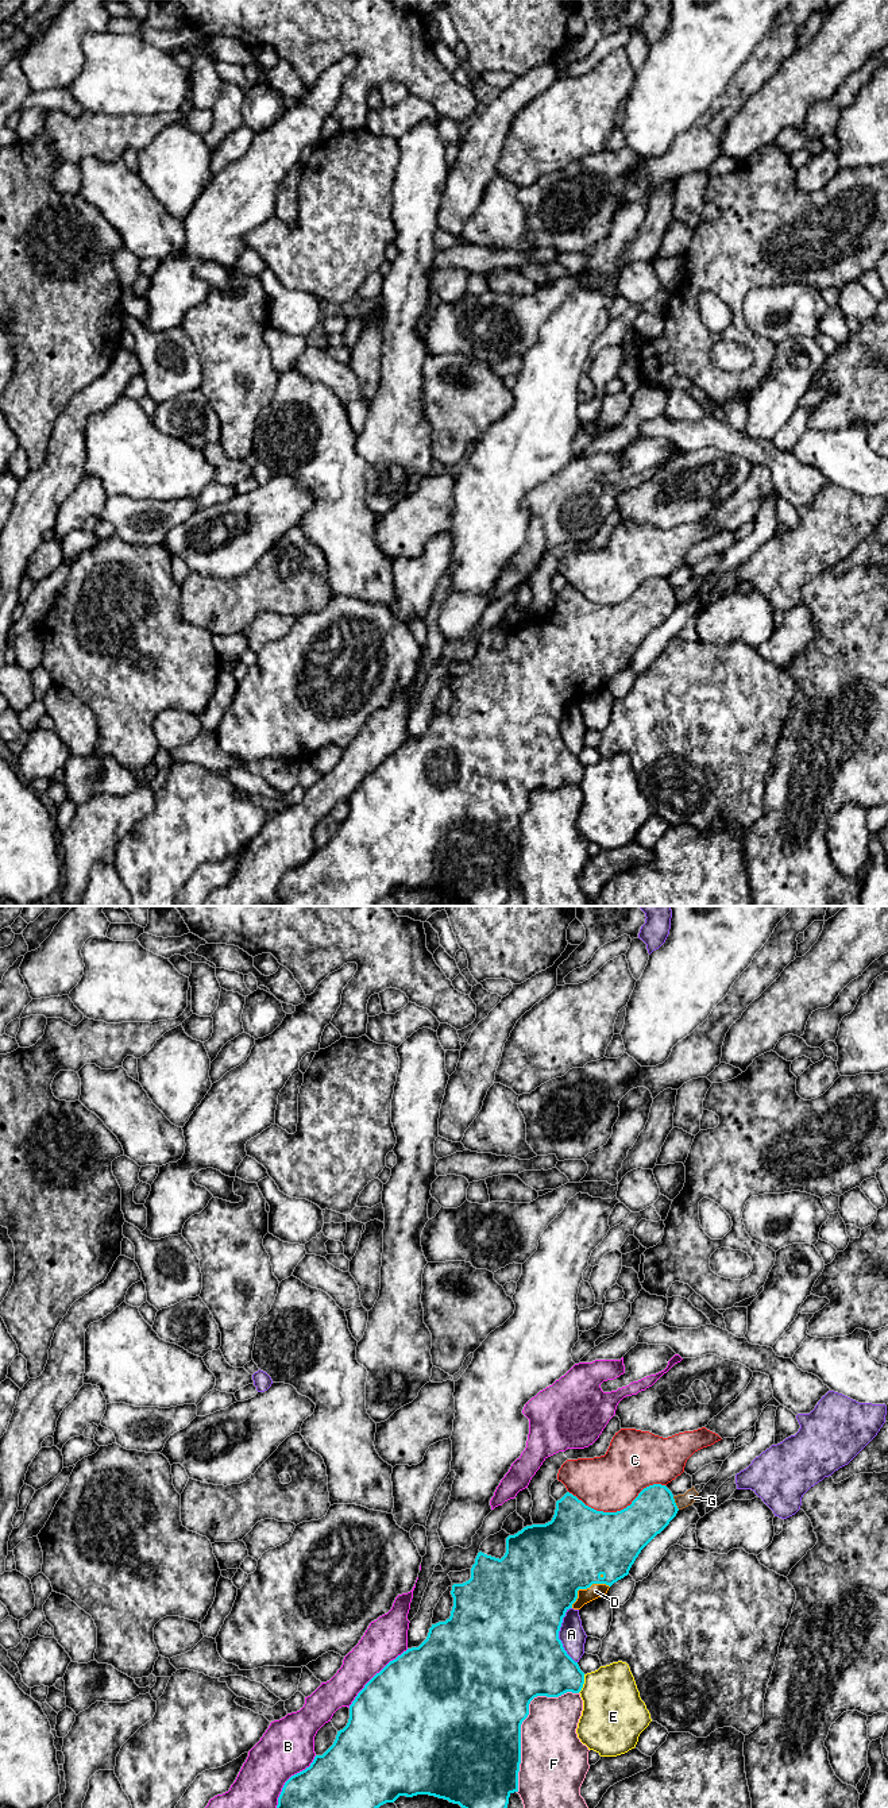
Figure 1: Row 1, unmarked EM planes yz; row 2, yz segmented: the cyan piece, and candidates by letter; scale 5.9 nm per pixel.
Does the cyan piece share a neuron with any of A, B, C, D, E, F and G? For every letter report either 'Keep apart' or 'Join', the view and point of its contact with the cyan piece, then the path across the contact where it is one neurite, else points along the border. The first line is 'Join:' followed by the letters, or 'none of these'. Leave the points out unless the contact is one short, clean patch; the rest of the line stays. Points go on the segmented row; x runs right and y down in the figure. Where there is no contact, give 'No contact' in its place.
Join: D
A: Keep apart. Touches cyan at yz (558, 1635)
B: Keep apart. Touches cyan at yz (375, 1674)
C: Keep apart. Touches cyan at yz (617, 1511)
D: Join. Touches cyan at yz (585, 1588)
E: Keep apart. Touches cyan at yz (583, 1683)
F: Keep apart. Touches cyan at yz (521, 1723)
G: Keep apart. Touches cyan at yz (675, 1503)

